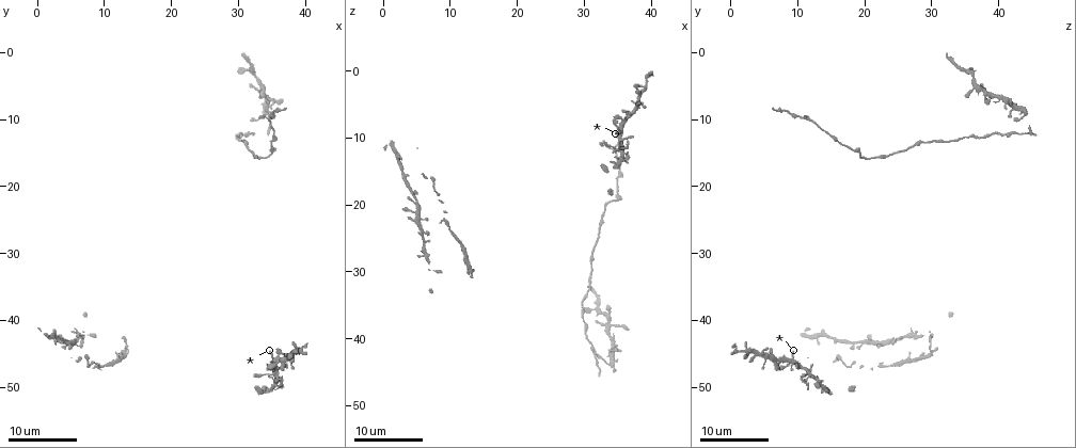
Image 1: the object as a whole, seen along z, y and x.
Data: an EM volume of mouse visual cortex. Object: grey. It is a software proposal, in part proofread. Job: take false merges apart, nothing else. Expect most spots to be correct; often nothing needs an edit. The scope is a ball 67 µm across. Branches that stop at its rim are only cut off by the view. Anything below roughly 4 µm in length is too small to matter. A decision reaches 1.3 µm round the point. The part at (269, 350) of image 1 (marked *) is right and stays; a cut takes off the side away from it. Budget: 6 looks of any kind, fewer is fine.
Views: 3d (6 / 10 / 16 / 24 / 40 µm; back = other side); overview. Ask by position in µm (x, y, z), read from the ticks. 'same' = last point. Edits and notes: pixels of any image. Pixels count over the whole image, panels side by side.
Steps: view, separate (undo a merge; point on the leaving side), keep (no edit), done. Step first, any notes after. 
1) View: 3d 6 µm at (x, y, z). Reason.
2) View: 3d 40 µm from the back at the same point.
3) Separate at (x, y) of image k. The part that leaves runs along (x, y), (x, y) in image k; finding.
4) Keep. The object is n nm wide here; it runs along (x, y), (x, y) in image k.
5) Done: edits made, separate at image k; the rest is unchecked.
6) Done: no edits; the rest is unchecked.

View: 3d 16 µm at (35.5, 46.0, 9.5). Thick turns thin.

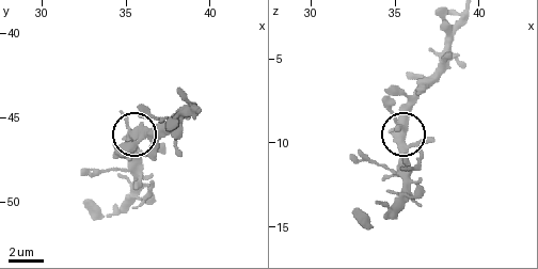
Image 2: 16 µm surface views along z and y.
View: 3d 6 µm at the same point. Zoom in.

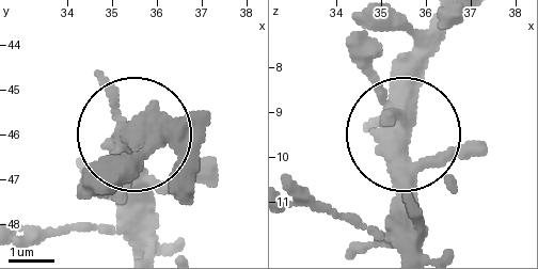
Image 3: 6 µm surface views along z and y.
Keep. 5 arms meet here; continuous, no second cell.

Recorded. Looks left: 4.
View: 3d 16 µm at (30.0, 12.5, 35.0). Narrows sharply.

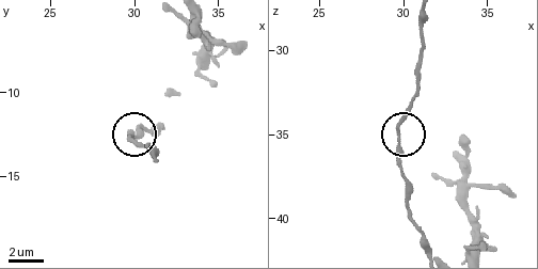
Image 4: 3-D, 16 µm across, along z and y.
View: 3d 6 µm at (29.7, 12.6, 35.2).

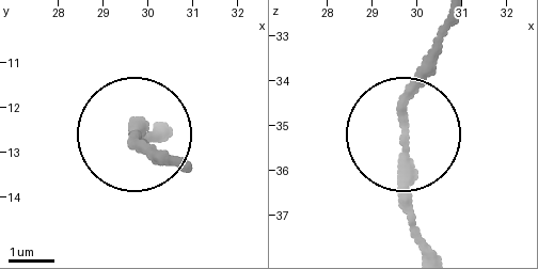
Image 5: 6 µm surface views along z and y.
Keep. Continuous, no second cell.

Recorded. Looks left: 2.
View: 3d 24 µm at (34.0, 15.5, 19.5).

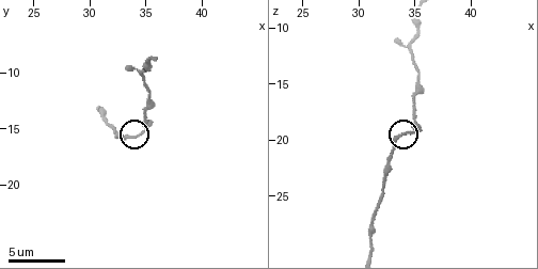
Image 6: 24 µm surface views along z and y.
View: 3d 10 µm at (34.0, 15.8, 19.2).

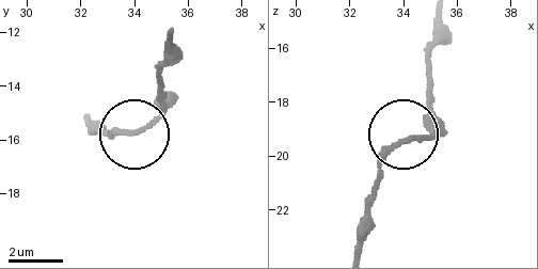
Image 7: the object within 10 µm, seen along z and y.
Keep. The object is 180 nm wide here; one cell here.

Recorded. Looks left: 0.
Done: no edits; the rest is unchecked.

